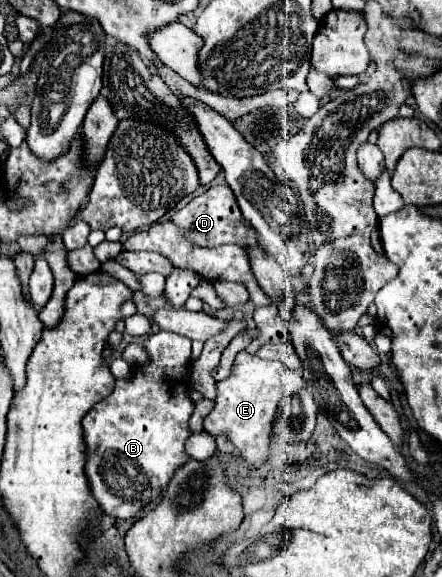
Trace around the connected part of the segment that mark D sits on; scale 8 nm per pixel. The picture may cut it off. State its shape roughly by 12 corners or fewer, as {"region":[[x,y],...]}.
{"region":[[211,186],[171,222],[197,246],[257,246],[229,186]]}

